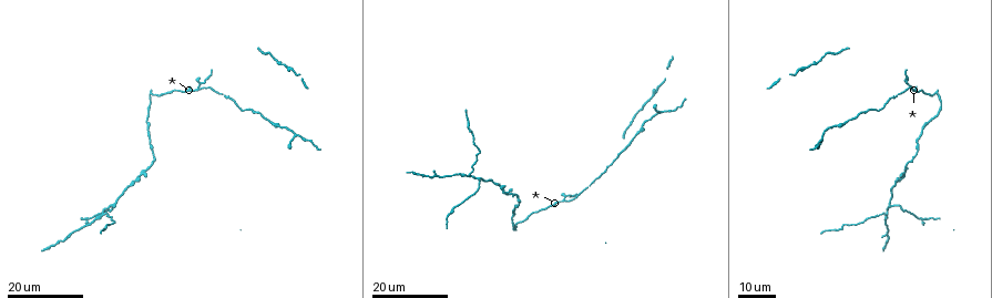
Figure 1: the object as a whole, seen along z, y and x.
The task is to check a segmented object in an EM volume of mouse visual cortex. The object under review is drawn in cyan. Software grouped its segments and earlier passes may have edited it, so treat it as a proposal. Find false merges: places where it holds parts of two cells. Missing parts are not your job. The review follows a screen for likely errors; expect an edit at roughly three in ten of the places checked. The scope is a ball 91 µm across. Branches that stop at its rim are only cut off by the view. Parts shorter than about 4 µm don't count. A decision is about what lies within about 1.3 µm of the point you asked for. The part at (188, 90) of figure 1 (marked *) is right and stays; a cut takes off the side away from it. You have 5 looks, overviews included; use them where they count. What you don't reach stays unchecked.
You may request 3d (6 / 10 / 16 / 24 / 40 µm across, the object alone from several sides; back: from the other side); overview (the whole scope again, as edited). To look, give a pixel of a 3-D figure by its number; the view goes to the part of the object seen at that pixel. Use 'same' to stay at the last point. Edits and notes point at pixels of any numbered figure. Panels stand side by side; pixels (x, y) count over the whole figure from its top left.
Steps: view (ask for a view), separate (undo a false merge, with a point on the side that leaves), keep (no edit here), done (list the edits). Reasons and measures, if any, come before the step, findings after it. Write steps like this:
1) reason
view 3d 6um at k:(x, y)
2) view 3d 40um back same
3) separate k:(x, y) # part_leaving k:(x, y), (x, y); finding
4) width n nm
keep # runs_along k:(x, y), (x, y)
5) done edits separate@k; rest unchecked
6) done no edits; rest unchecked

three-way junction
view 3d 16um at 1:(200, 89)

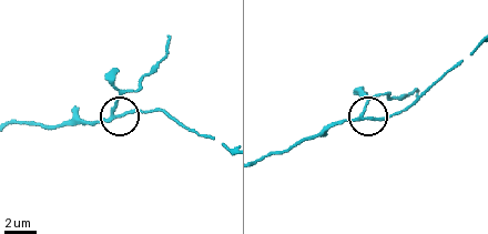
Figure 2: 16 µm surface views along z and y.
view 3d 10um at 2:(362, 114)

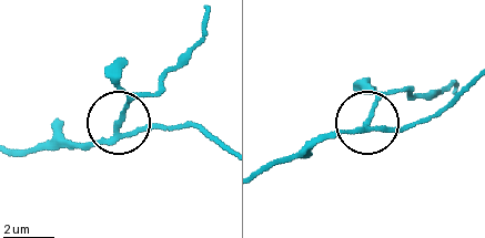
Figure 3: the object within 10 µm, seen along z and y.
side_arm 7 um
separate 3:(124, 105) # part_leaving 3:(119, 130), (125, 106), (151, 92), (195, 43), (204, 18); a second cell is stuck on

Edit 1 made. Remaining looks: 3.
view overview

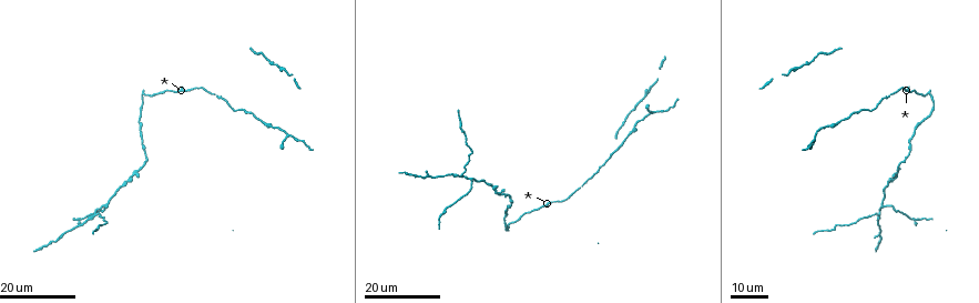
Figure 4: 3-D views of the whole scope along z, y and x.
thick turns thin
view 3d 16um at 4:(490, 184)

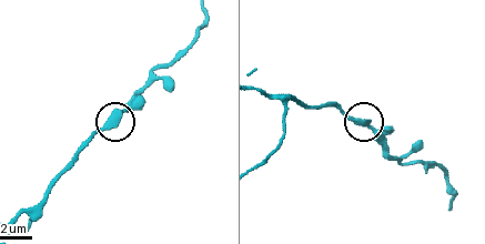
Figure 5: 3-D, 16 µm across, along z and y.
view 3d 6um at 5:(110, 121)

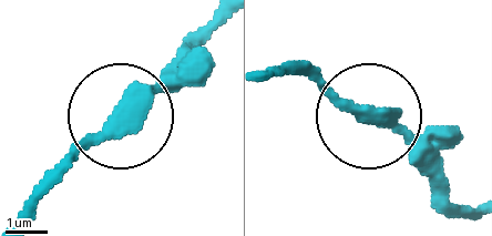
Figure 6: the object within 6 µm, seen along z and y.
keep # runs_along 6:(471, 215), (397, 134), (305, 63); continuous, no second cell

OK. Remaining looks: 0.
done edits separate@3; rest unchecked

